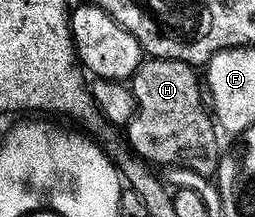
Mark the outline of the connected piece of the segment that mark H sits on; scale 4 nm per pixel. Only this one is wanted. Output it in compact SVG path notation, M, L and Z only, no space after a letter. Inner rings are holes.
M147 57L143 61L142 65L139 66L138 70L134 73L132 79L132 89L134 92L134 115L130 117L130 121L125 123L124 130L126 130L126 138L130 141L130 146L137 157L145 160L147 163L155 164L154 162L159 162L162 168L168 166L183 166L184 168L192 168L196 172L201 174L213 175L218 169L218 160L220 157L220 151L218 151L218 134L219 131L216 129L215 119L212 117L211 111L208 106L202 102L200 88L202 82L200 81L200 74L195 67L191 66L189 62L182 62L179 58L152 58Z

